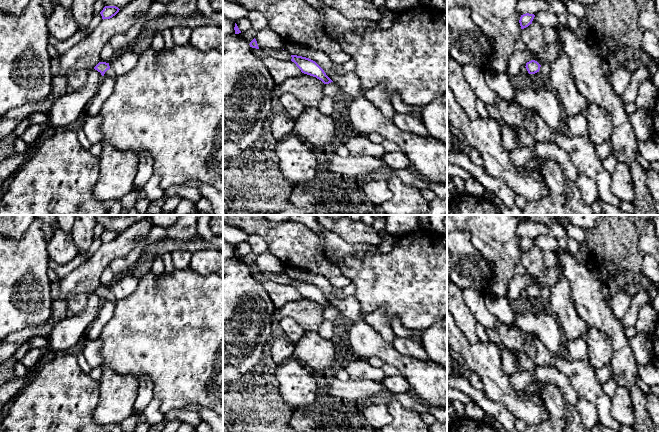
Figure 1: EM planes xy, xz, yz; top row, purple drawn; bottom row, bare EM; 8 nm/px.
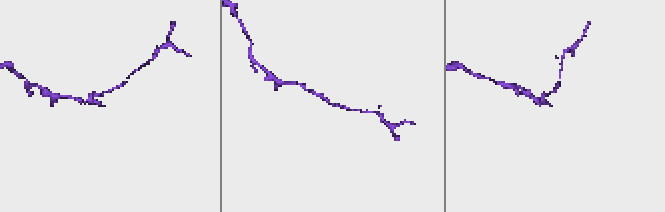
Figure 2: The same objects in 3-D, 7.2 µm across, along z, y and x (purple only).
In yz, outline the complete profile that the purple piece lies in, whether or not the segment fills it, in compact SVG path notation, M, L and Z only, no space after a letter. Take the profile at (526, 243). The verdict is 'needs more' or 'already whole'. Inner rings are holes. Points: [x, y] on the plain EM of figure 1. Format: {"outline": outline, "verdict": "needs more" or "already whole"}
{"outline": "M529 237L521 239L520 244L519 244L521 253L524 253L528 251L530 248L532 248L534 241L535 241L534 238L529 238Z", "verdict": "already whole"}

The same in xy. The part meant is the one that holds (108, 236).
{"outline": "M105 230L100 236L102 243L110 243L119 236L119 232L116 230Z", "verdict": "already whole"}

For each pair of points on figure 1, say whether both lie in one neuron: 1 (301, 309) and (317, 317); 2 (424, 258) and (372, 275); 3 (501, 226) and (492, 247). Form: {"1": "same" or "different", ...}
{"1": "same", "2": "same", "3": "same"}

